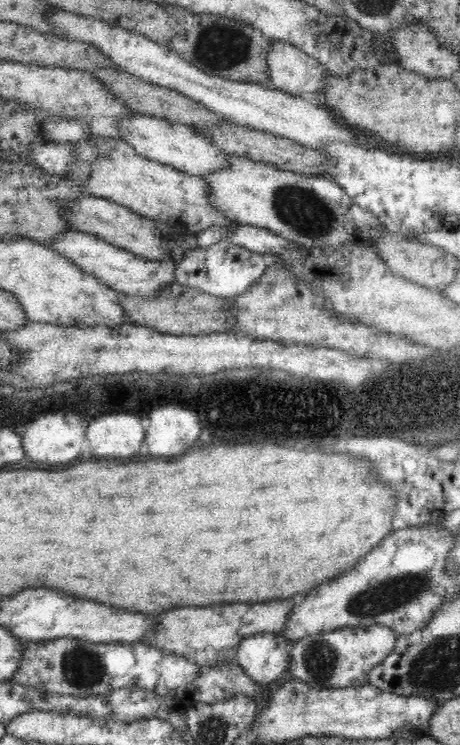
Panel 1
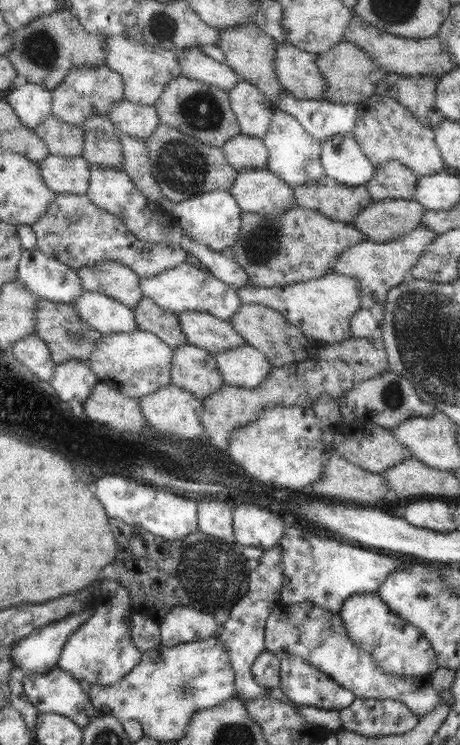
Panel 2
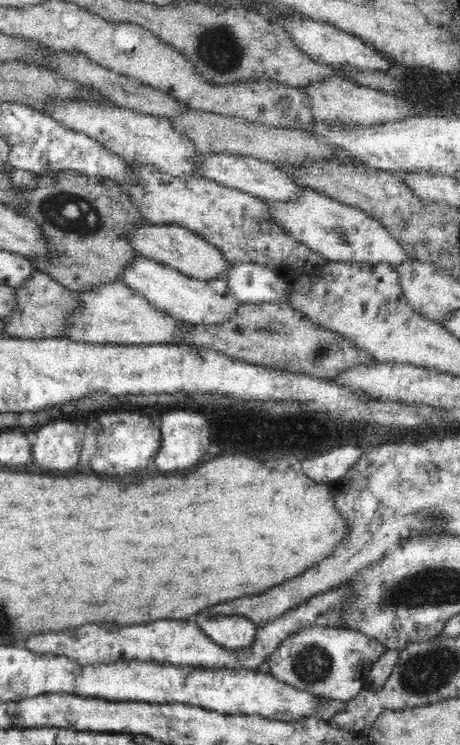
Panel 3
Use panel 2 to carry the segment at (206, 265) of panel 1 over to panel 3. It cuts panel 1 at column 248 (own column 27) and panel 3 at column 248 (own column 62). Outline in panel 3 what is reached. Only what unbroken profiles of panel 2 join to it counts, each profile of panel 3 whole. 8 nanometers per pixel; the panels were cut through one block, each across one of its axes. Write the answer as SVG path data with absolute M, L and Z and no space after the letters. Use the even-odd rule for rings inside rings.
M253 262L230 264L224 279L236 301L242 304L282 301L288 288L281 273Z

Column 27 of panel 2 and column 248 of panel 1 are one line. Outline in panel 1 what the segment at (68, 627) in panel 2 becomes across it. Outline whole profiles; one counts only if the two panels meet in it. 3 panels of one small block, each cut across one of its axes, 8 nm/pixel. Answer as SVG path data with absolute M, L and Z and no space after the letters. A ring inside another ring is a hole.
M256 634L240 640L234 658L260 685L280 680L290 666L292 644L282 635Z

